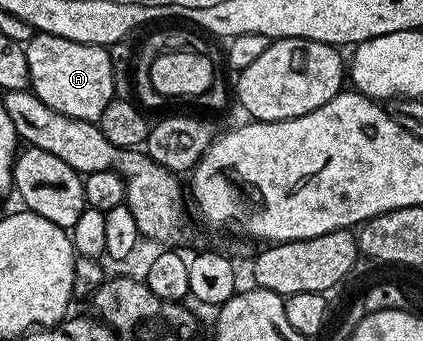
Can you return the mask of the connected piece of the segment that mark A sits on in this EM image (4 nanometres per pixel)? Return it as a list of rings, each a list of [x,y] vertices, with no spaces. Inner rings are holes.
[[[35,34],[29,43],[25,44],[27,67],[30,70],[29,90],[48,109],[56,109],[56,113],[64,113],[73,119],[88,119],[97,121],[110,104],[114,94],[114,59],[105,47],[95,47],[93,43],[77,43],[59,35]]]

